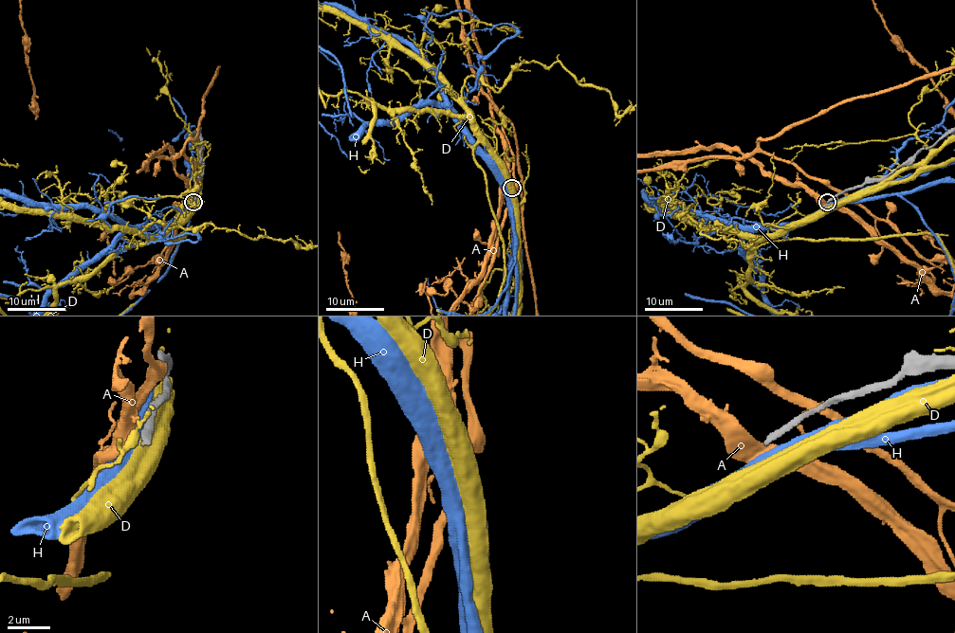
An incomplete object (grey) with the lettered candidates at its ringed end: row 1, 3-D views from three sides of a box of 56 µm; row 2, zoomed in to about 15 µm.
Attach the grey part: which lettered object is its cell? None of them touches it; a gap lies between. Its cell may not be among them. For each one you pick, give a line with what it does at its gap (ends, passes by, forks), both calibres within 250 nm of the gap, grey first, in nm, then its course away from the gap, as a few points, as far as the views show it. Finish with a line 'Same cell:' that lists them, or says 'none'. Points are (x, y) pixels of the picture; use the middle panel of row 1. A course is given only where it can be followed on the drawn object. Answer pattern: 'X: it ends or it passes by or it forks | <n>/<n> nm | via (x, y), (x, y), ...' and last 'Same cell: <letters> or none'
Same cell: none

